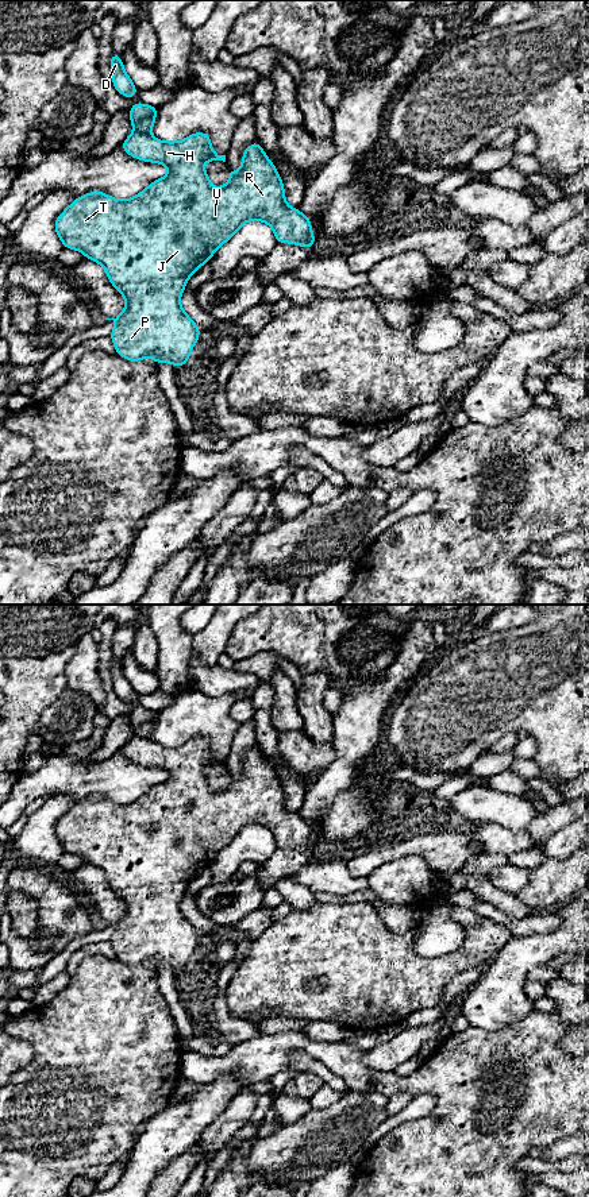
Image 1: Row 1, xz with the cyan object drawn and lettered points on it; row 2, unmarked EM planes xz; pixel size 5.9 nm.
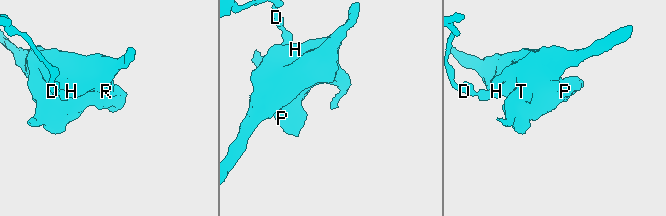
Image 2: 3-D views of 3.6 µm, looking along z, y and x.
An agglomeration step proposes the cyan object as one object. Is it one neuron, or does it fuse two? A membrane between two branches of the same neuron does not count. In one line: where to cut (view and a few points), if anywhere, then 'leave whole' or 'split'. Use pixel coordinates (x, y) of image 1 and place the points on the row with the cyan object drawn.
cut in xz along (134, 130), (149, 135); split

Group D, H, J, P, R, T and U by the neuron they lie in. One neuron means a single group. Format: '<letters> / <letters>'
D / H J P R T U

